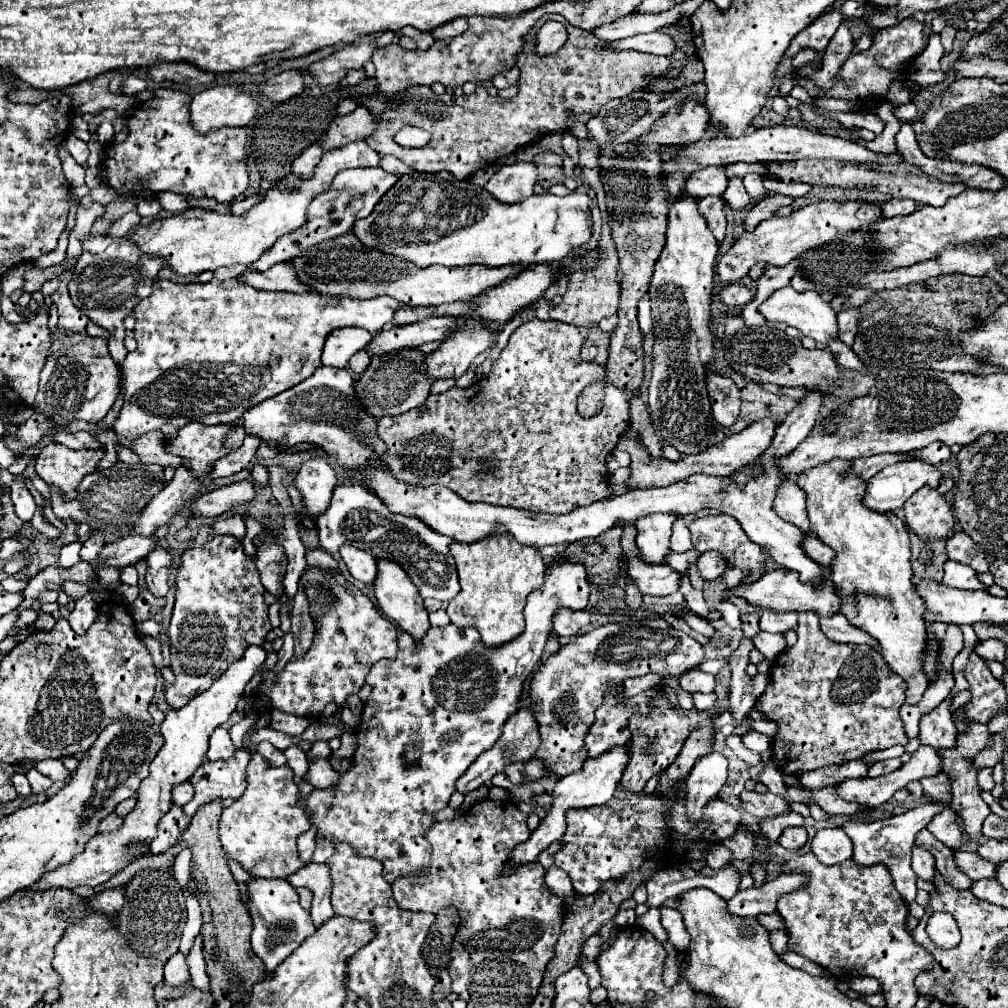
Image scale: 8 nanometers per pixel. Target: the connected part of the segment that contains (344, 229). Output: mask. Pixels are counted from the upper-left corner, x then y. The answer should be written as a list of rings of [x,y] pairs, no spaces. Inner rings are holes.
[[[371,167],[371,169],[343,169],[341,173],[335,175],[333,185],[325,193],[321,193],[319,197],[315,197],[311,201],[307,223],[301,229],[297,229],[297,231],[279,237],[277,243],[267,253],[263,253],[257,263],[253,263],[253,267],[257,271],[265,271],[265,269],[273,267],[275,263],[295,259],[297,255],[309,251],[309,247],[319,245],[321,241],[327,241],[331,237],[339,237],[343,233],[349,233],[351,227],[353,227],[353,223],[357,219],[361,219],[361,217],[367,217],[373,211],[373,207],[377,205],[377,201],[387,193],[387,189],[397,179],[399,179],[397,173],[387,173],[381,167]]]

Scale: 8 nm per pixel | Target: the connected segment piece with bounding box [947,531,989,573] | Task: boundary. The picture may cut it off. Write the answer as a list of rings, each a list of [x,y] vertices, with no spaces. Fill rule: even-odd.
[[[959,531],[951,539],[947,539],[947,555],[953,561],[969,565],[971,569],[975,569],[975,573],[989,571],[983,549],[977,543],[973,543],[973,539],[963,531]]]

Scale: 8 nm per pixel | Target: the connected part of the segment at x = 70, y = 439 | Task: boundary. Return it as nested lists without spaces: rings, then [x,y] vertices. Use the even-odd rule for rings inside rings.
[[[59,431],[53,441],[59,441],[65,447],[71,447],[71,449],[101,449],[101,443],[93,435],[89,435],[85,431],[77,431],[77,433]]]

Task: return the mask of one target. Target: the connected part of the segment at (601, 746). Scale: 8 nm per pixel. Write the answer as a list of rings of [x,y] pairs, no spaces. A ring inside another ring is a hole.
[[[615,687],[603,701],[603,705],[597,709],[595,713],[595,723],[591,725],[587,737],[585,737],[585,747],[587,747],[587,755],[589,757],[599,757],[601,753],[613,749],[613,747],[621,747],[629,741],[631,733],[627,729],[627,721],[635,711],[647,713],[649,701],[651,701],[651,693],[639,693],[635,697],[631,697],[625,703],[619,703],[615,699],[615,693],[619,691],[619,687]]]

